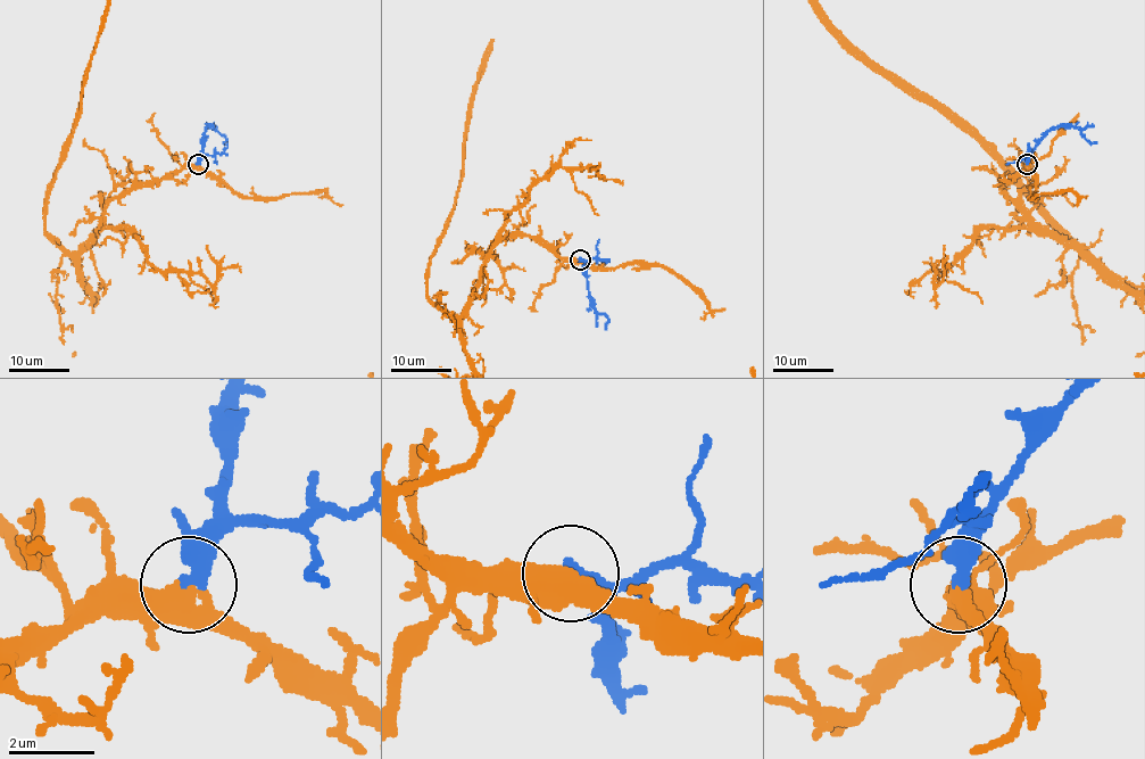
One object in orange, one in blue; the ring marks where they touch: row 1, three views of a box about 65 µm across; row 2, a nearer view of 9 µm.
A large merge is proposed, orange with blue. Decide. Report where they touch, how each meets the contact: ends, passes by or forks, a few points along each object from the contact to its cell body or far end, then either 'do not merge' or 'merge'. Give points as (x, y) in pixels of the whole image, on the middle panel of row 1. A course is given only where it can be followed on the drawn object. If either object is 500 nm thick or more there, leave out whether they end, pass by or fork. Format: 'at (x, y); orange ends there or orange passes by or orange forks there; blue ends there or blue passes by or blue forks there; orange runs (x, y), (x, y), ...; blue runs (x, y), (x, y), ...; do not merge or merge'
at (580, 260); orange ends there; blue ends there; blue runs (579, 258), (583, 263), (589, 300), (607, 319), (605, 329); merge

